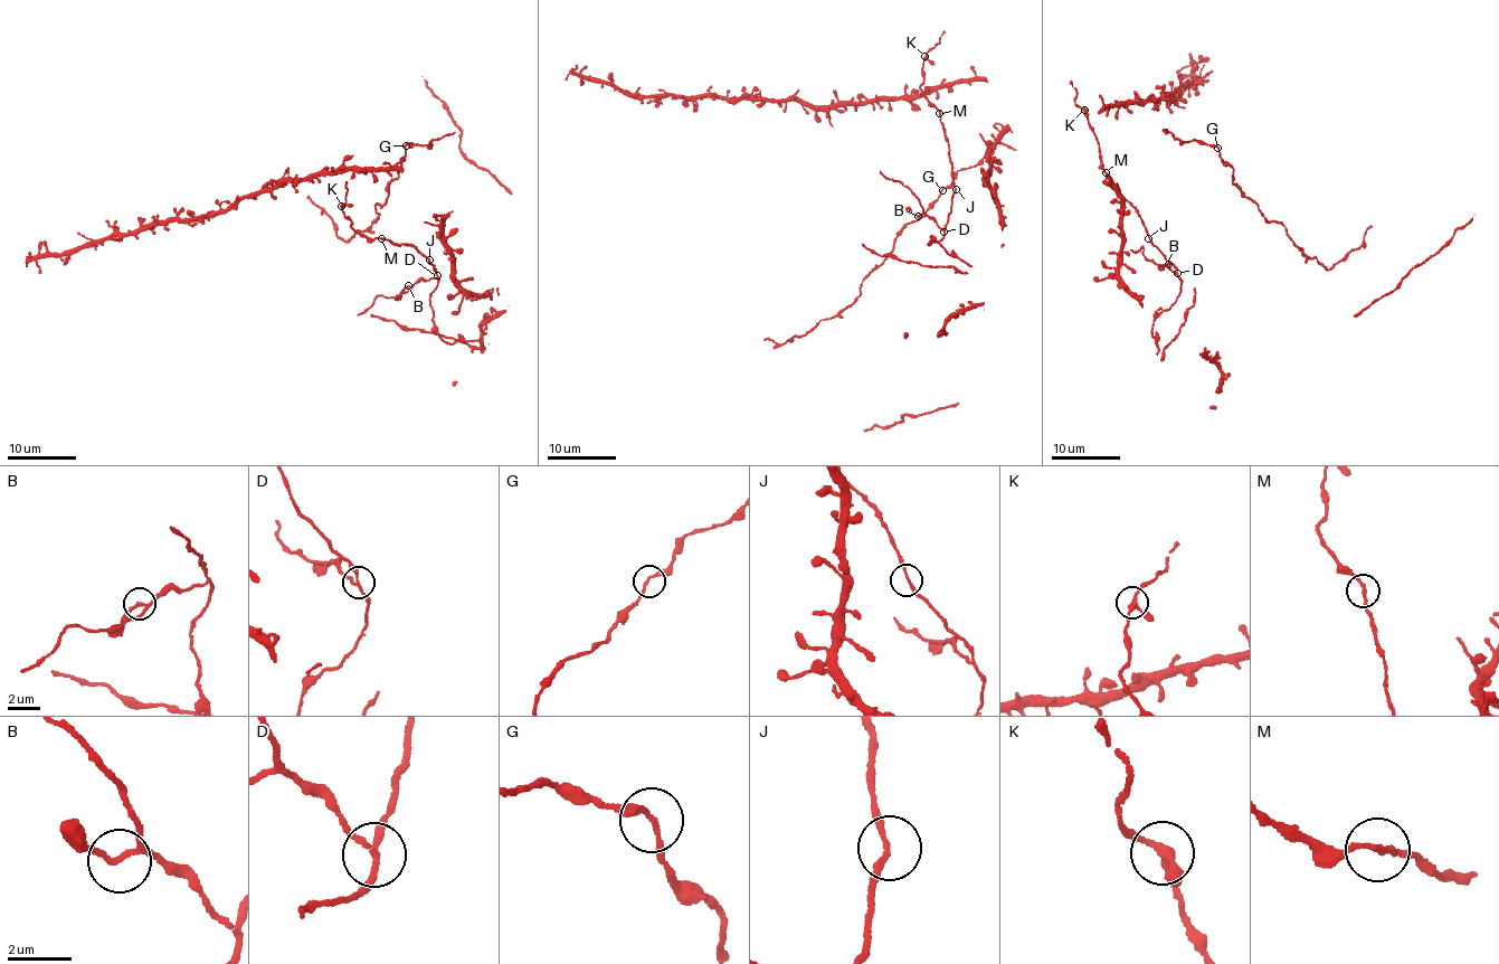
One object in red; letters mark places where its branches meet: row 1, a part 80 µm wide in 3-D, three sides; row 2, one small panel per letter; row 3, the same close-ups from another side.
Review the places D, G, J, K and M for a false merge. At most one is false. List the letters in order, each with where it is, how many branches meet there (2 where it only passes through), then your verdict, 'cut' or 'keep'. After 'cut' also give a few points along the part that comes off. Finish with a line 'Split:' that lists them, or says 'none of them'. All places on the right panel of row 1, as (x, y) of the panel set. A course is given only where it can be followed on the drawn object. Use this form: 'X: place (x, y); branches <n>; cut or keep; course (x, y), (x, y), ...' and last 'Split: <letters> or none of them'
D: place (1177, 273); branches 3; cut; course (1177, 273), (1149, 262), (1142, 255), (1142, 246), (1134, 252), (1129, 249)
G: place (1217, 148); branches 2; keep
J: place (1148, 238); branches 2; keep
K: place (1084, 110); branches 3; keep
M: place (1106, 172); branches 2; keep
Split: D

